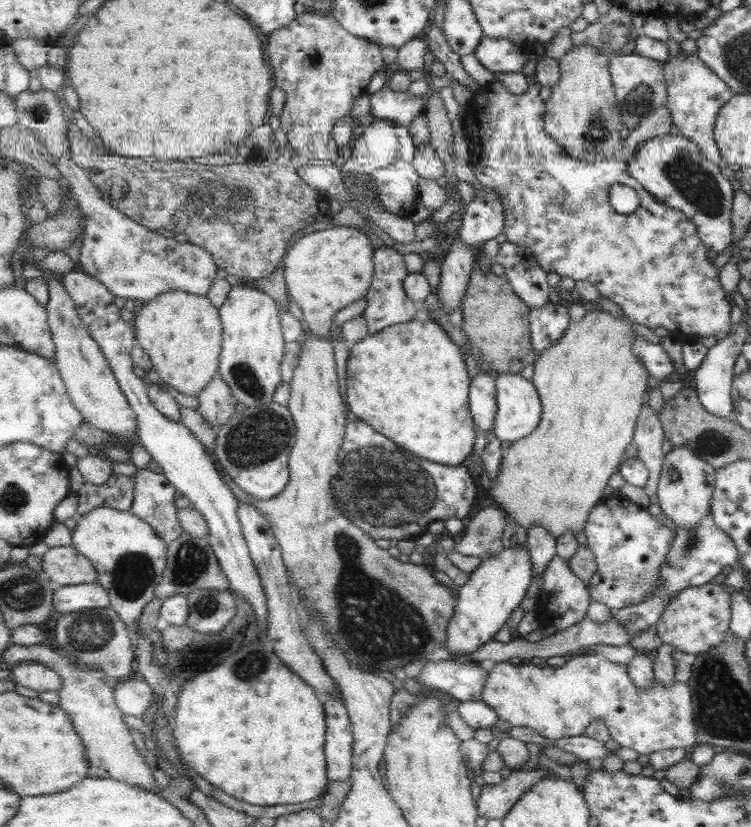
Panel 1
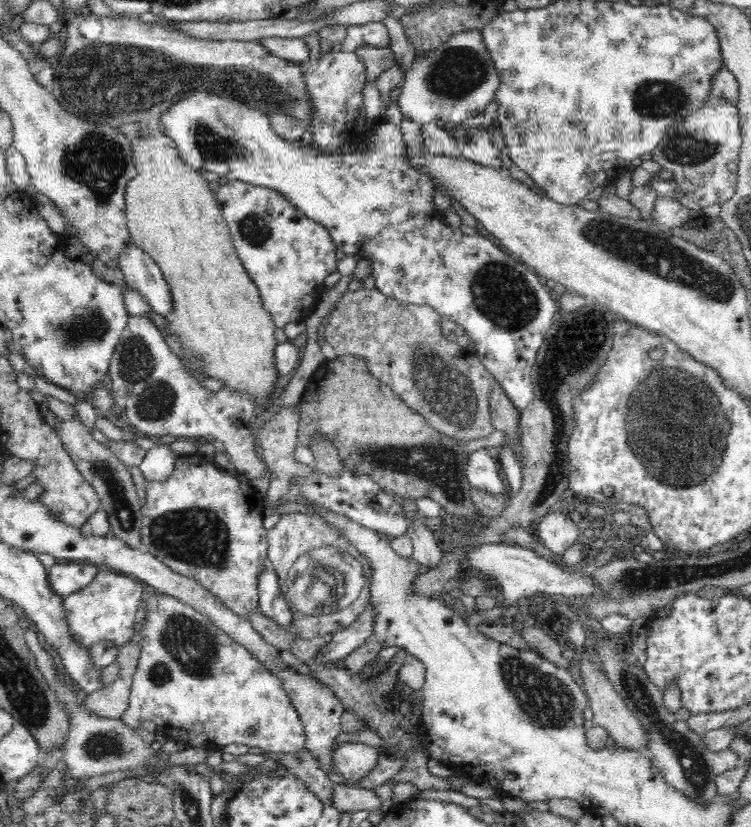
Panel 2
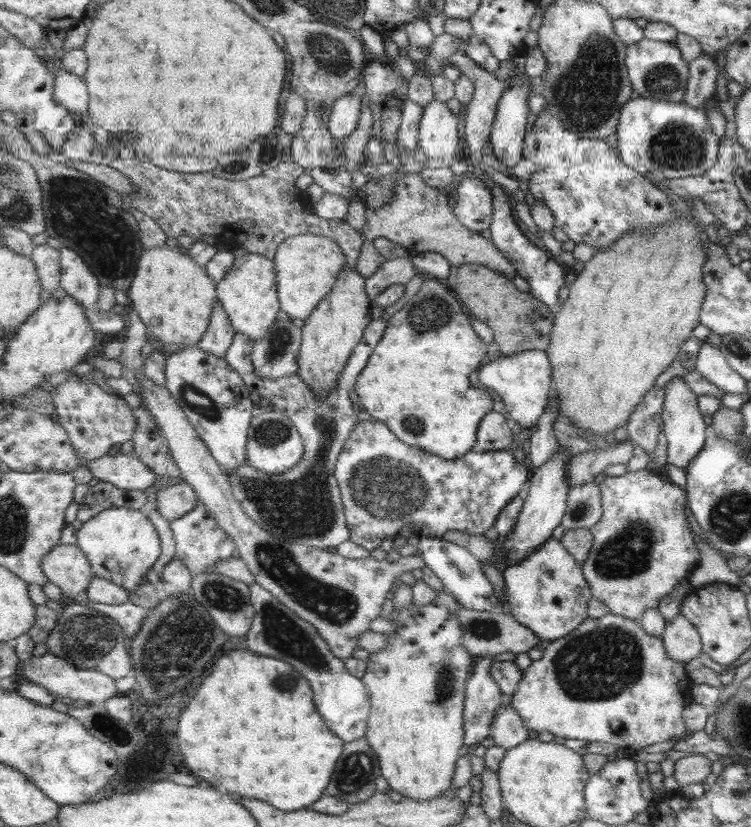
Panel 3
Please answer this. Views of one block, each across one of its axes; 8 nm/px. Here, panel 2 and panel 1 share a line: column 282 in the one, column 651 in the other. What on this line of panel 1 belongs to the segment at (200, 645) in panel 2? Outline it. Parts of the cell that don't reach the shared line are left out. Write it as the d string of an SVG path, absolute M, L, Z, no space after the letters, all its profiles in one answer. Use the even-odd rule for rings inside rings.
M587 653L578 654L577 657L567 660L565 665L561 667L551 667L547 664L537 666L536 664L531 664L530 662L520 661L517 664L511 664L508 661L503 661L490 665L490 673L480 700L486 702L491 708L494 708L500 718L511 723L512 726L525 726L527 728L532 728L539 735L547 739L552 739L553 741L561 740L561 738L569 738L571 736L585 735L585 730L591 722L602 720L605 721L607 726L609 726L609 730L613 730L613 732L611 732L611 738L613 738L613 741L615 740L616 743L619 742L621 747L633 748L633 750L636 750L639 754L651 755L654 752L659 752L660 750L683 748L694 751L696 749L698 744L698 725L695 722L693 698L693 691L690 689L689 683L679 682L676 680L673 683L673 686L667 686L666 684L656 680L651 688L642 688L634 682L633 678L631 678L629 666L627 664L621 665L619 663L613 663L604 659L602 655Z

